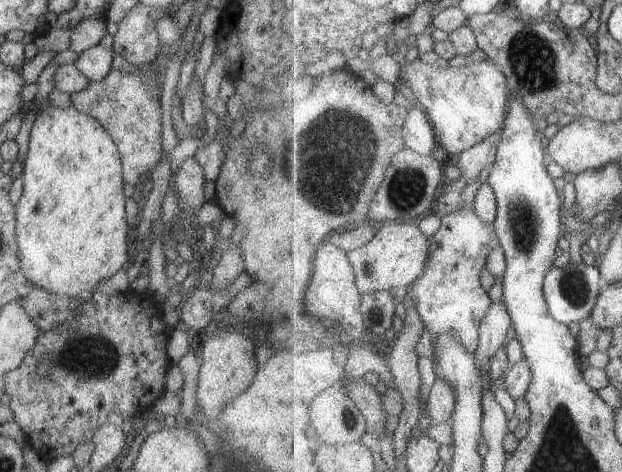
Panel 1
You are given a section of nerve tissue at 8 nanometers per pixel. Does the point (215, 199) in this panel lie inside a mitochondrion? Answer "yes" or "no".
no

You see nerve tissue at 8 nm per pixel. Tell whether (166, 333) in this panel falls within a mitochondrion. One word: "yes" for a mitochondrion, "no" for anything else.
no

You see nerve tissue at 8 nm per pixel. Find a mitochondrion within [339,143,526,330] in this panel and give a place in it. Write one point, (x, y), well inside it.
(407, 186)

